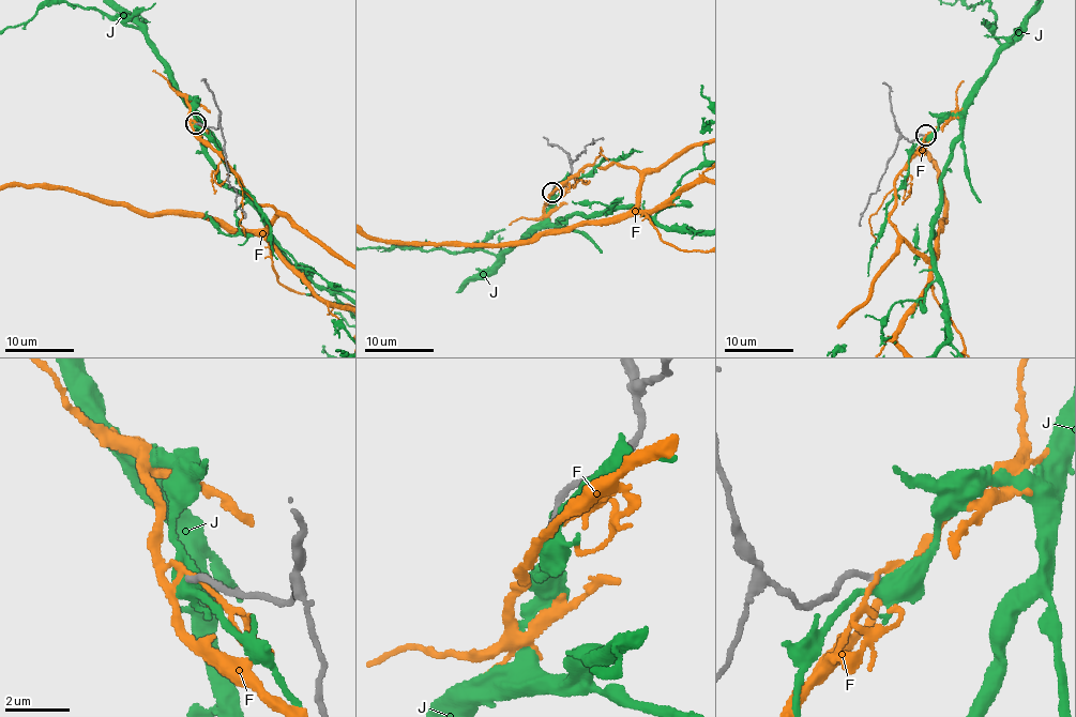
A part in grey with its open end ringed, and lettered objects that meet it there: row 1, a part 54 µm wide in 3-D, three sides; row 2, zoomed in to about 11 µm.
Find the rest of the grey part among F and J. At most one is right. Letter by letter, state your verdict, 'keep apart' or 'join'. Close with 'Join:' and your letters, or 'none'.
F: keep apart
J: keep apart
Join: none

